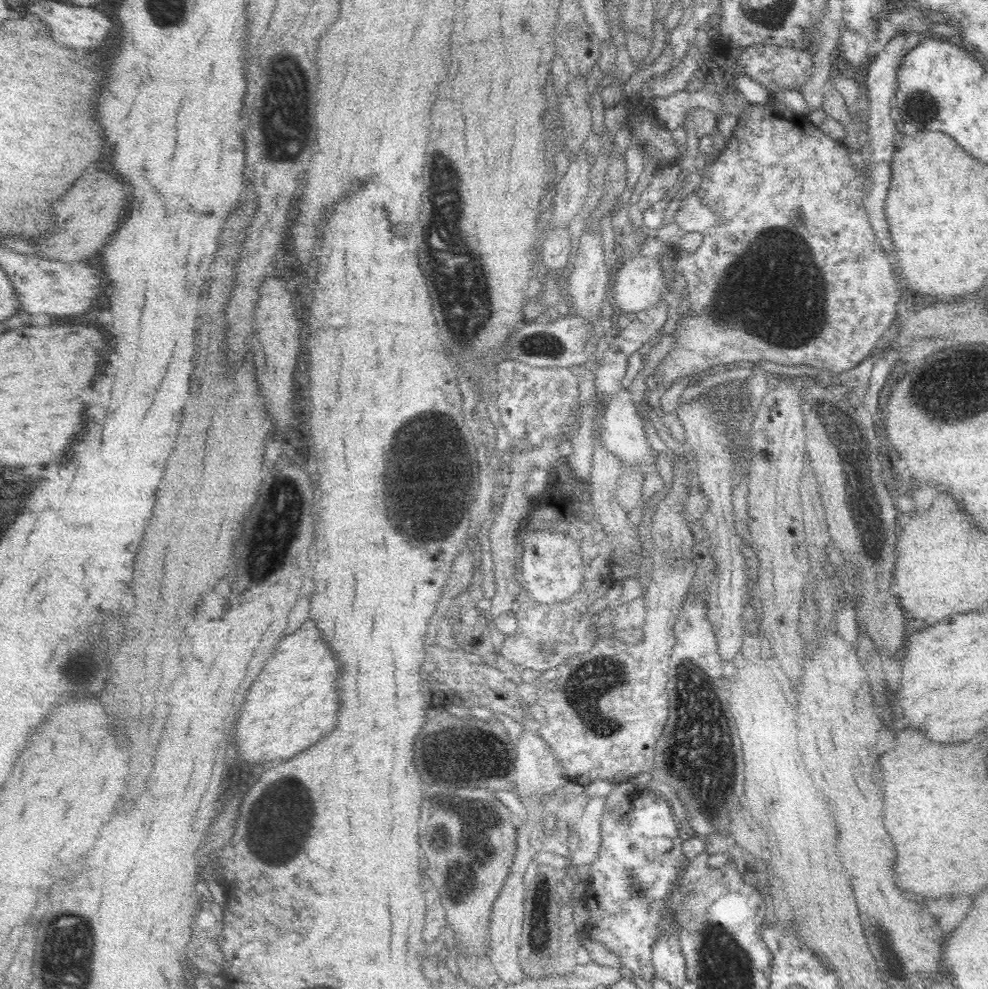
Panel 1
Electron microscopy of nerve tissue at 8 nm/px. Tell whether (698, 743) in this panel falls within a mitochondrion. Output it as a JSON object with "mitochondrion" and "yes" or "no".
{"mitochondrion":"yes"}

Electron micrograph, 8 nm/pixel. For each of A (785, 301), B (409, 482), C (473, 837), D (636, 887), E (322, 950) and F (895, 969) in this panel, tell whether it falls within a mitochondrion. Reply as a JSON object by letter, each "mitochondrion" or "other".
{"A":"mitochondrion","B":"mitochondrion","C":"mitochondrion","D":"mitochondrion","E":"other","F":"other"}

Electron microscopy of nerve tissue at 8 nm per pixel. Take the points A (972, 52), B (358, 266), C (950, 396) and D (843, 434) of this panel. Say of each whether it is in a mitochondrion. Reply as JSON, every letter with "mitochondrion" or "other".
{"A":"other","B":"other","C":"mitochondrion","D":"mitochondrion"}

